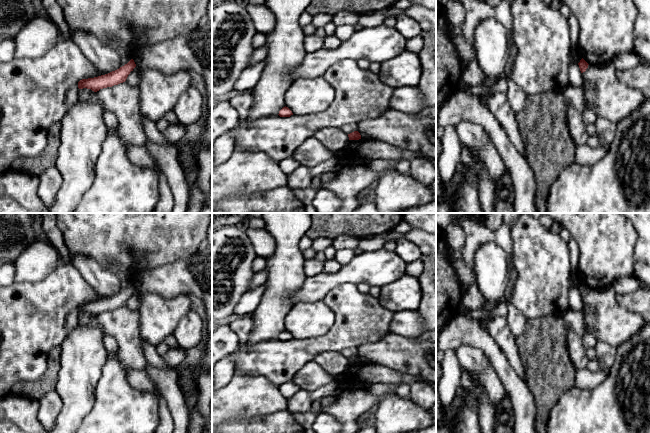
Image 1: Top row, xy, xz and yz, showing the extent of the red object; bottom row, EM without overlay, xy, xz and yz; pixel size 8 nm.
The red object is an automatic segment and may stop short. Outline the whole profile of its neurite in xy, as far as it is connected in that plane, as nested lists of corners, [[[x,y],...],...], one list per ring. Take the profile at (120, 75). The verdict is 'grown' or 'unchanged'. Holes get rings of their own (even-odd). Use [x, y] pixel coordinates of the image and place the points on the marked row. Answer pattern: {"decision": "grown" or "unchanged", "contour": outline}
{"decision": "unchanged", "contour": [[[131,59],[127,64],[120,67],[119,69],[112,71],[108,74],[101,75],[94,78],[82,79],[78,82],[78,88],[91,89],[94,92],[100,89],[112,87],[126,81],[128,75],[136,67],[133,59]]]}

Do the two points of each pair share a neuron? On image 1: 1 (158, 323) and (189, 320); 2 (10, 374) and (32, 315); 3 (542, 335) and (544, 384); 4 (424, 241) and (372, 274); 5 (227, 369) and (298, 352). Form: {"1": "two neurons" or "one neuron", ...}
{"1": "two neurons", "2": "one neuron", "3": "one neuron", "4": "two neurons", "5": "two neurons"}

